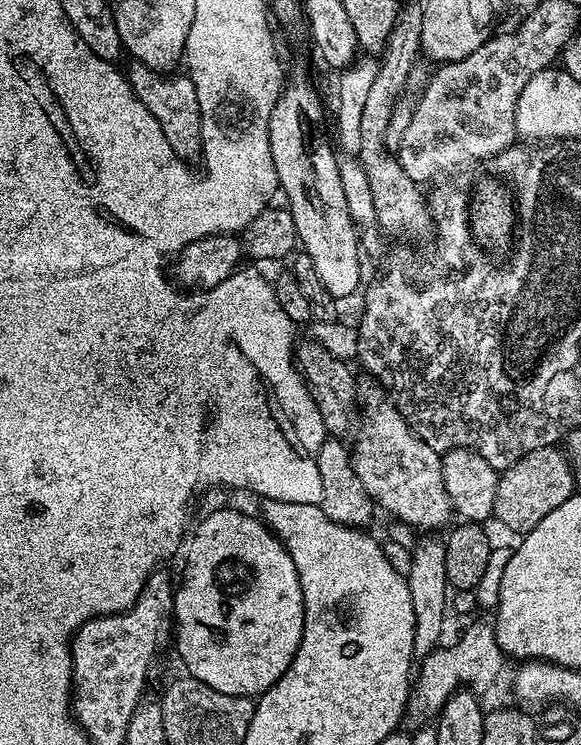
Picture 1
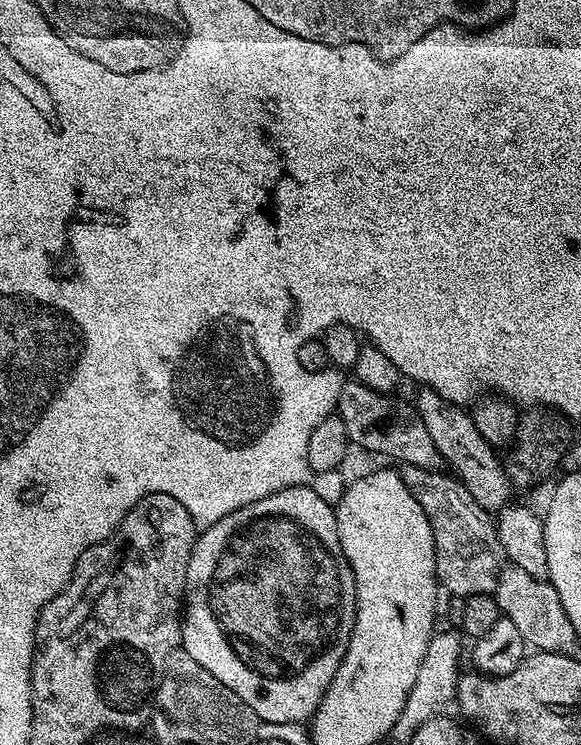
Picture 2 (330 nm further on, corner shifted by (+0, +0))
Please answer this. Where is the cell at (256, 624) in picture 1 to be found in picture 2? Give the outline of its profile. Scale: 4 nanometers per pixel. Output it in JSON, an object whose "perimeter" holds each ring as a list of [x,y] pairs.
{"perimeter":[[[305,486],[278,490],[278,494],[270,494],[250,506],[242,506],[242,510],[234,510],[234,514],[226,514],[226,518],[214,522],[214,526],[203,529],[197,535],[186,570],[184,591],[186,603],[182,608],[182,651],[190,654],[190,658],[194,658],[198,666],[210,670],[210,674],[214,674],[214,678],[218,678],[222,686],[234,690],[234,694],[238,694],[238,698],[242,698],[242,702],[246,702],[246,706],[254,710],[261,722],[304,724],[311,721],[346,654],[346,646],[350,646],[356,621],[356,583],[350,562],[346,554],[342,554],[342,542],[338,542],[335,507],[325,502],[315,490]]]}

